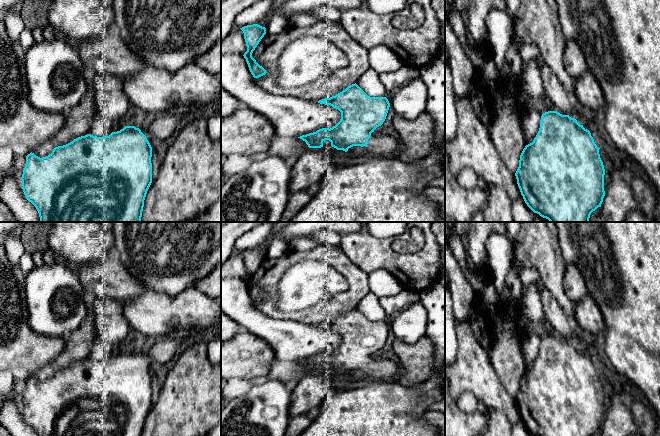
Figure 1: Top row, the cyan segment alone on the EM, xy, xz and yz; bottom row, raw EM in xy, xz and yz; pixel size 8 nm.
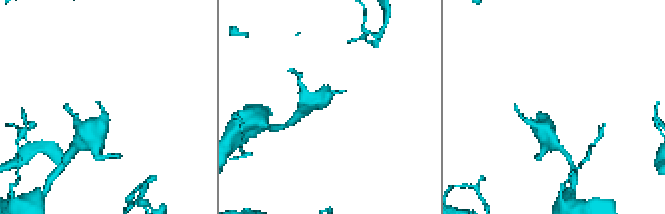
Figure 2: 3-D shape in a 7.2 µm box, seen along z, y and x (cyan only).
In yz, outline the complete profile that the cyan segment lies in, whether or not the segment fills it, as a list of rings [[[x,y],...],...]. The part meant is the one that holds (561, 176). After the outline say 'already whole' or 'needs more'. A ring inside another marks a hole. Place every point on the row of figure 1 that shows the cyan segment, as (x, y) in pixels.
[[[557,111],[543,113],[539,131],[533,142],[523,149],[515,173],[518,187],[527,206],[550,222],[589,222],[591,213],[601,207],[605,196],[605,169],[599,149],[590,131],[580,125],[576,119]]] | already whole

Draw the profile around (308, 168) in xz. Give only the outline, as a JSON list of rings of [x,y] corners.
[[[309,148],[292,160],[292,175],[289,193],[305,191],[311,184],[319,183],[329,171],[335,170],[334,160],[339,156],[329,154],[321,148]]]

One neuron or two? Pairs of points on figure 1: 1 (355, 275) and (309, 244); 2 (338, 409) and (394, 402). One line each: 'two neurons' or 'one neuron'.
1: two neurons
2: one neuron

